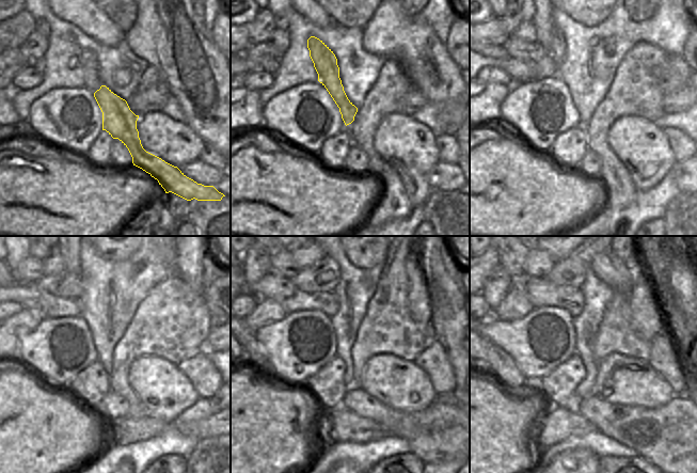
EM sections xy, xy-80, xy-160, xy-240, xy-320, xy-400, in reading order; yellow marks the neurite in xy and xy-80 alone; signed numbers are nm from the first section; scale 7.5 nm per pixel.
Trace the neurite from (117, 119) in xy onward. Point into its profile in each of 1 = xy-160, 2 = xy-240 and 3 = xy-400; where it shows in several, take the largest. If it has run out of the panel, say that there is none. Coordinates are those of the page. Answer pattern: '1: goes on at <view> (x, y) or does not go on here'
1: goes on at xy-160 (548, 34)
2: goes on at xy-240 (73, 263)
3: does not go on here

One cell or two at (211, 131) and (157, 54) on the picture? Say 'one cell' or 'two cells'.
one cell

